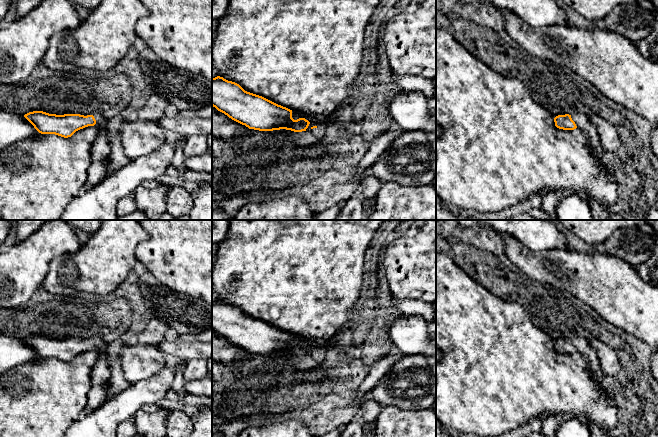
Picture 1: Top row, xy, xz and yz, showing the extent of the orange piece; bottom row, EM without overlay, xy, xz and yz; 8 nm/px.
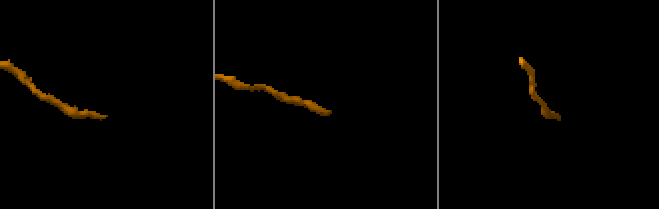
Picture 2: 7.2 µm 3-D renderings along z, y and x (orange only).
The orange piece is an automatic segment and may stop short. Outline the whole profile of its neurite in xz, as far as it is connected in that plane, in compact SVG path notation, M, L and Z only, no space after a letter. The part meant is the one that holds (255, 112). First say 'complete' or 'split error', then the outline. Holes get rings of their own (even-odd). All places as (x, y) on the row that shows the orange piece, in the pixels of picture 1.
split error; M220 76L212 78L212 106L249 129L294 131L292 140L299 148L314 147L325 134L323 125L307 131L310 122L305 118L294 120L292 110L247 92L239 84Z

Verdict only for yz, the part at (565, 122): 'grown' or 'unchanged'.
grown

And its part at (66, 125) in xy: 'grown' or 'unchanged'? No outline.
grown

